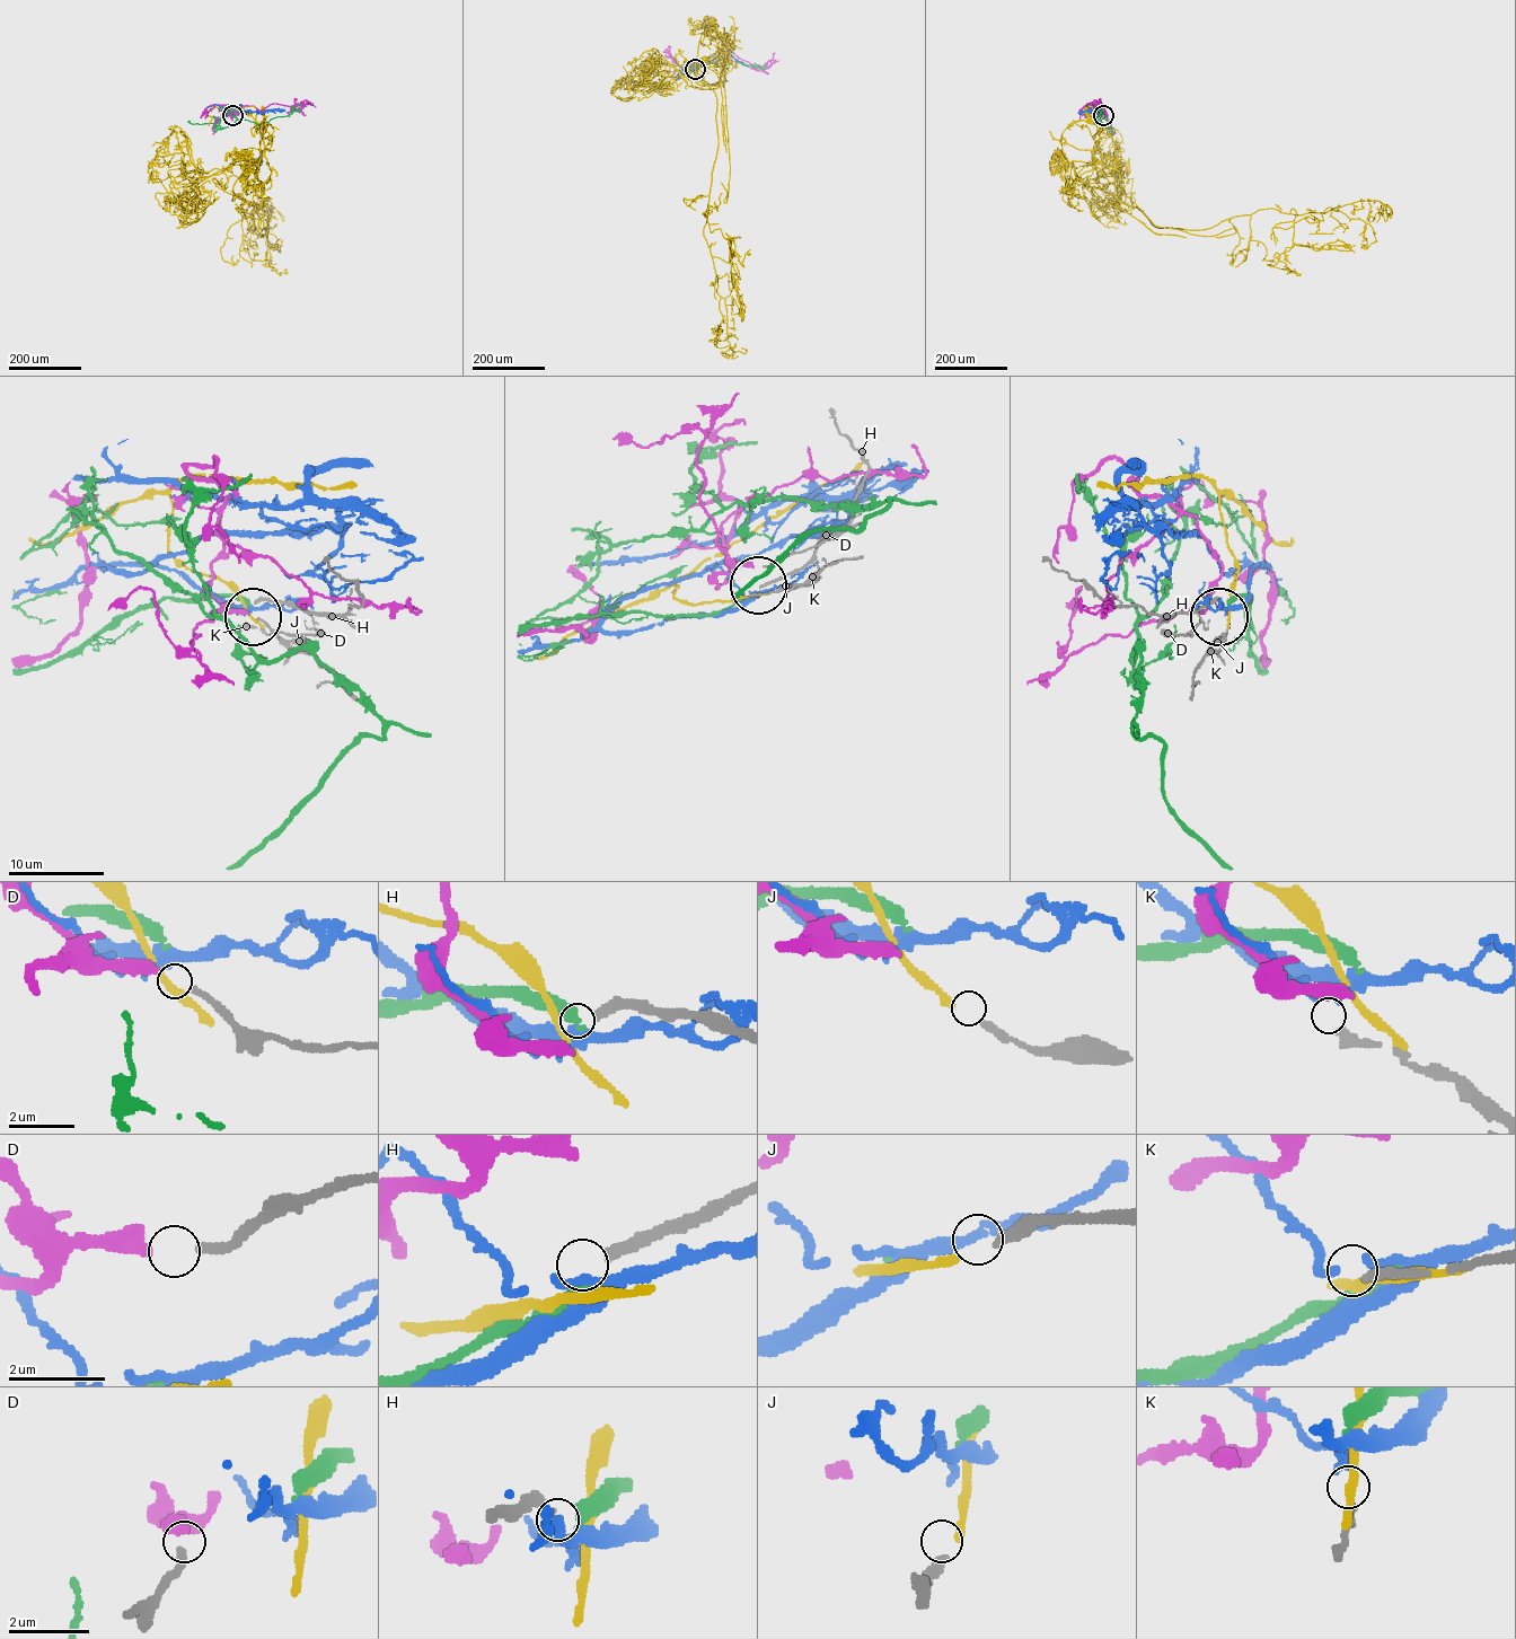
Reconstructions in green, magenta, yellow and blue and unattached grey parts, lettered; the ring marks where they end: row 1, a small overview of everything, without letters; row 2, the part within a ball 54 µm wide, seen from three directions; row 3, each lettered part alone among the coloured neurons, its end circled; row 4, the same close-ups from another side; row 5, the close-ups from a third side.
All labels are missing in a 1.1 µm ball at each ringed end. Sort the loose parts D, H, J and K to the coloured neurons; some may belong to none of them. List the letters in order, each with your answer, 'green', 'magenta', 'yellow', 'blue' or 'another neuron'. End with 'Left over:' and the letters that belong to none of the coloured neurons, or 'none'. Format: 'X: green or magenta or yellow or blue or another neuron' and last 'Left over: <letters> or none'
D: magenta
H: green
J: yellow
K: another neuron
Left over: K

